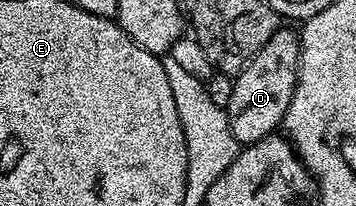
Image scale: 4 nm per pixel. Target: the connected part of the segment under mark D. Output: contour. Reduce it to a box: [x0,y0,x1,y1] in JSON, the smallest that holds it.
[227,26,299,146]

